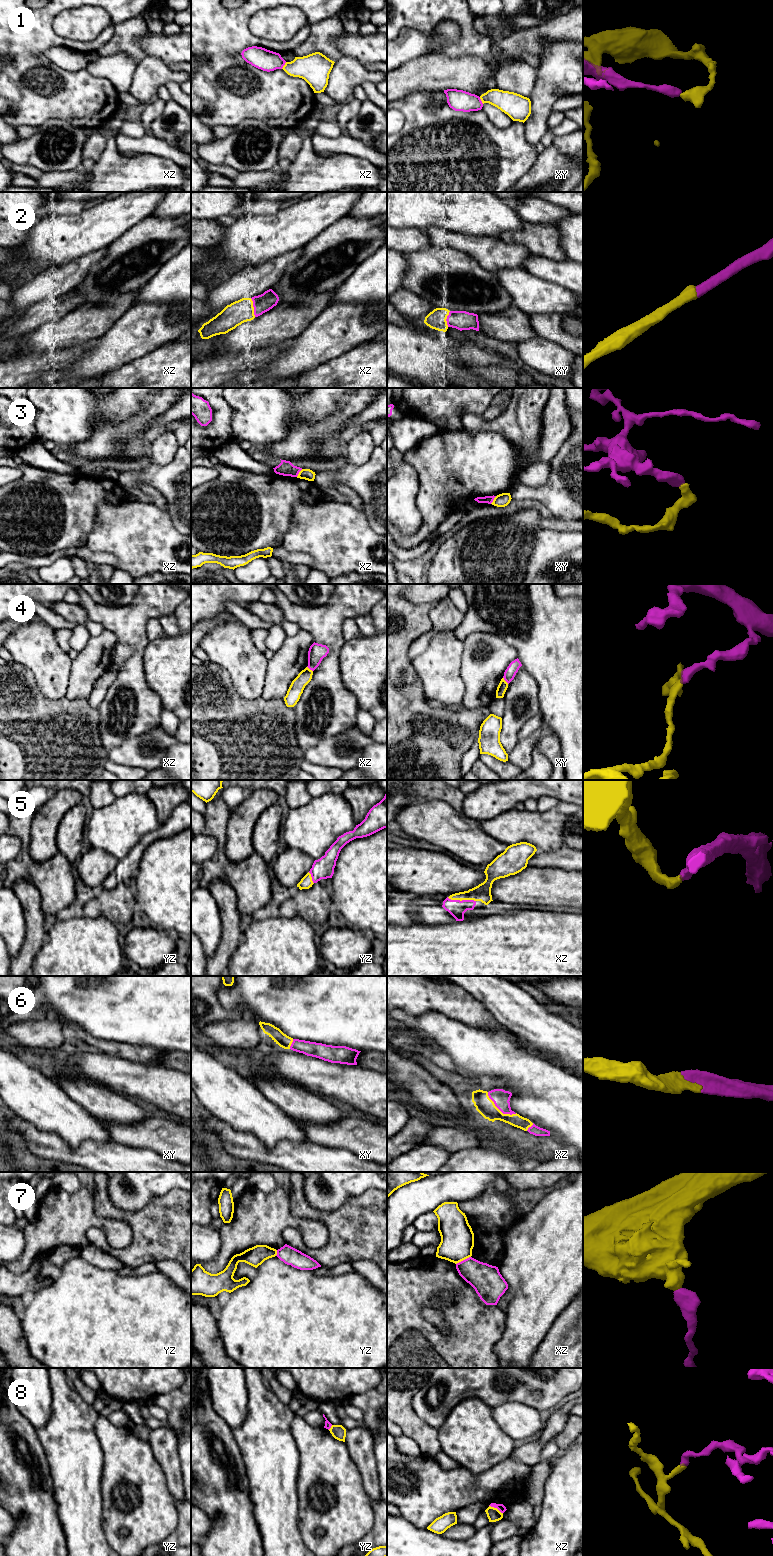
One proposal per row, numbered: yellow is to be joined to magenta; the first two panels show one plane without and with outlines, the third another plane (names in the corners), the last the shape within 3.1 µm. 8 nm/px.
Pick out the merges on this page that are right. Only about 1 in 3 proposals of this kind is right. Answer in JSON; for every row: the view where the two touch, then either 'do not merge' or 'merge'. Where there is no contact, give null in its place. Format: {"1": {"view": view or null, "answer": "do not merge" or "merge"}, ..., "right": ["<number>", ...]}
{"1": {"view": "xz", "answer": "do not merge"}, "2": {"view": "xz", "answer": "merge"}, "3": {"view": "xz", "answer": "do not merge"}, "4": {"view": "xy", "answer": "do not merge"}, "5": {"view": "xz", "answer": "merge"}, "6": {"view": "xz", "answer": "merge"}, "7": {"view": "xz", "answer": "do not merge"}, "8": {"view": "xz", "answer": "do not merge"}, "right": ["2", "5", "6"]}

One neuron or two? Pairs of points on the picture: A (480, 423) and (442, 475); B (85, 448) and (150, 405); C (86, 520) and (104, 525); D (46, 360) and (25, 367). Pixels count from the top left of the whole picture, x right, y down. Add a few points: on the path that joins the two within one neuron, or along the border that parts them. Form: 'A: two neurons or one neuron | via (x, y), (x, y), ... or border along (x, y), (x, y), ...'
A: two neurons | border along (463, 429), (471, 434), (486, 431), (495, 432)
B: one neuron | via (102, 444), (108, 440), (120, 440), (138, 422)
C: two neurons | border along (110, 504), (97, 506), (95, 527), (87, 537)
D: one neuron | via (41, 362), (30, 367)

